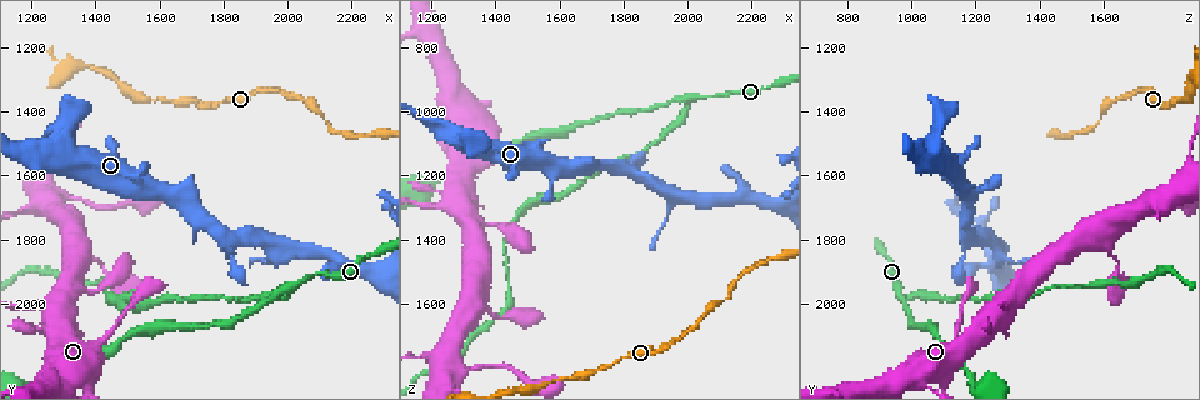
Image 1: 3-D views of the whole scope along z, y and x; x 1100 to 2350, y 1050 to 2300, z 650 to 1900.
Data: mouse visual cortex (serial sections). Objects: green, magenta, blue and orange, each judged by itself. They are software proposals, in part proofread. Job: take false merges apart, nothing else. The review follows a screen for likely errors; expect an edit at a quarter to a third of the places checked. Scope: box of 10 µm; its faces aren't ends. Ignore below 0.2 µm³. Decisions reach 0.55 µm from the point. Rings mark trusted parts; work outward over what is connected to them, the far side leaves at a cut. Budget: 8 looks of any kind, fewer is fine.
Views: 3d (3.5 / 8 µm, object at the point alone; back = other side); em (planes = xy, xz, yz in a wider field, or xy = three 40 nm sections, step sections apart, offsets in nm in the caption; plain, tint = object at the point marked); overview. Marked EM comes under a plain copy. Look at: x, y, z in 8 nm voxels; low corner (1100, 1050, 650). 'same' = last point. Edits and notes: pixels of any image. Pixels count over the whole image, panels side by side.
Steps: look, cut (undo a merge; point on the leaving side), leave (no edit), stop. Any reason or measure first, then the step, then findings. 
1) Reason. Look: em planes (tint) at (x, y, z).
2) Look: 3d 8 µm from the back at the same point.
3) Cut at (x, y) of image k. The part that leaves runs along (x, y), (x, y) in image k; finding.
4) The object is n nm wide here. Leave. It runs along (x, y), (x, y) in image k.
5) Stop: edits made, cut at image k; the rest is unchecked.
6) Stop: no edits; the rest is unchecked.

Look: 3d 3.5 µm at (1240, 2000, 1290).

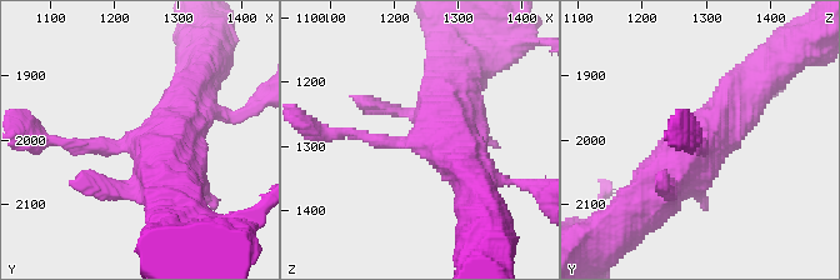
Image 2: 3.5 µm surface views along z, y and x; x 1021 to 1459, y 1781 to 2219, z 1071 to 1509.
Look: em xy step 5 (tint) at (1245, 2010, 1285).

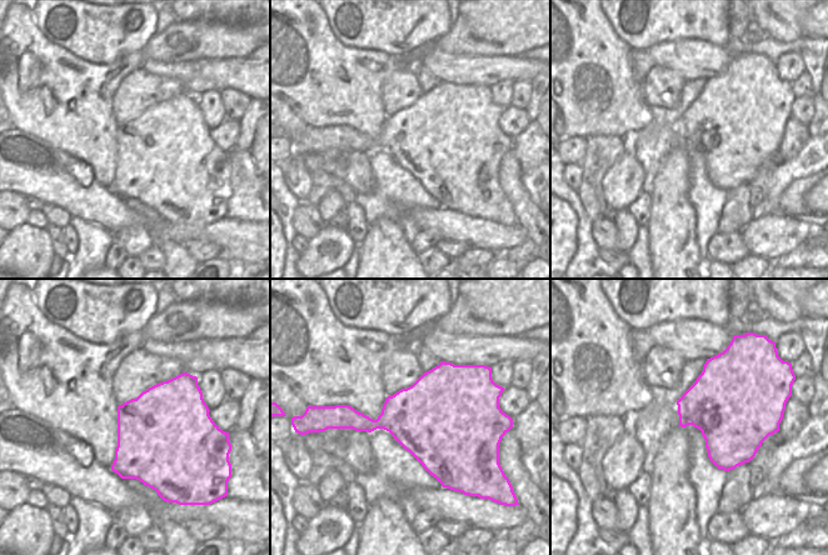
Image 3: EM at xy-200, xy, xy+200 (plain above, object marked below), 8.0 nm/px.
Leave. It runs along (638, 209), (753, 90) in image 2; all the same cell.

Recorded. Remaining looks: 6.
A fork. Look: 3d 3.5 µm at (2010, 1950, 960).

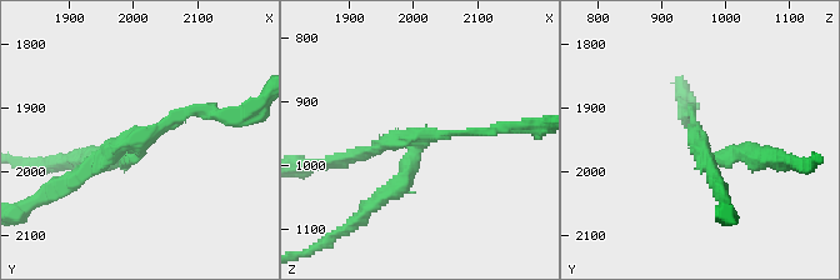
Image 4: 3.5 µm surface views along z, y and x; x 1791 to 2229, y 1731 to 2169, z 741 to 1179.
Shape alone is not enough. Look: em xy step 2 (tint) at (2020, 1955, 960).

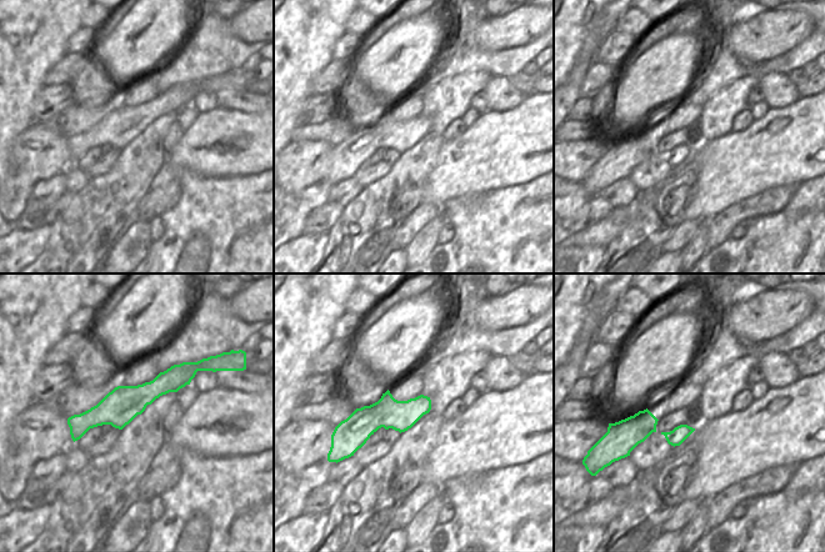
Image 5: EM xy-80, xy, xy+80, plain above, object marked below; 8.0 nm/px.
Cut at (405, 188) of image 4. The part that leaves runs along (419, 148), (404, 180), (338, 230) in image 4; a second cell is stuck on.

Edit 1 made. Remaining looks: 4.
Look: 3d 3.5 µm at (1300, 1660, 1810).

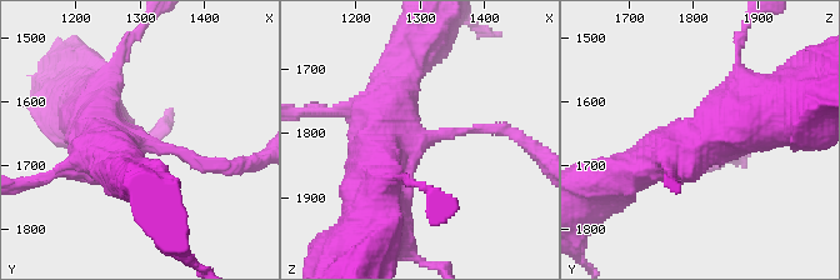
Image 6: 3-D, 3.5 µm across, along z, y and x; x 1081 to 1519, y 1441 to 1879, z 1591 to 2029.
Look: em planes (tint) at (1295, 1660, 1805).

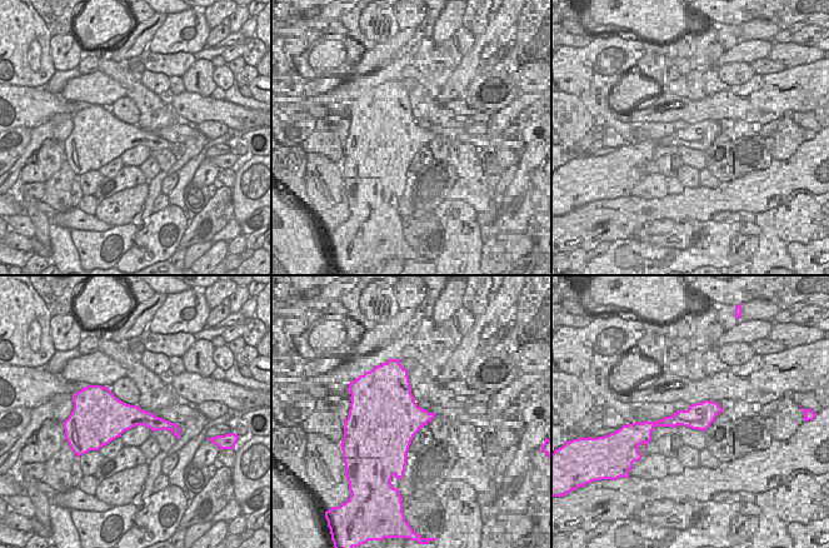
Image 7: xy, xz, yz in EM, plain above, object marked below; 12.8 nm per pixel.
Cut it another way. Look: em xy step 3 (tint) at the same point.

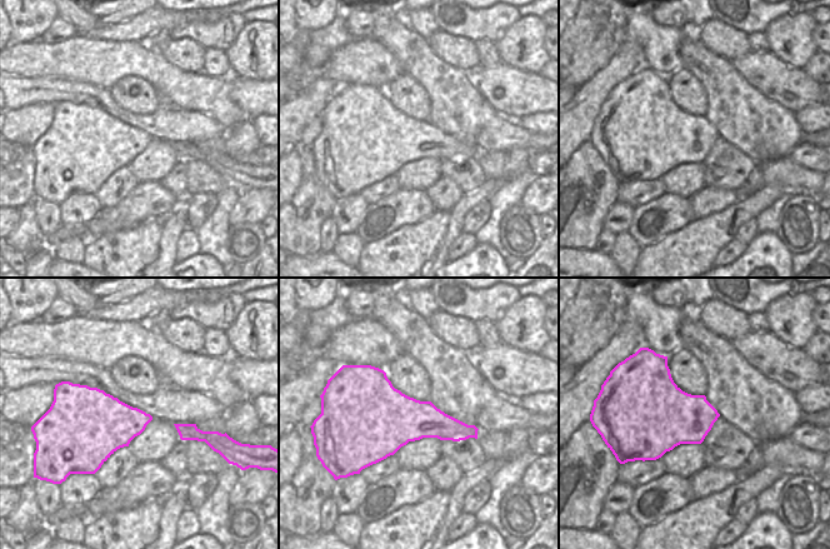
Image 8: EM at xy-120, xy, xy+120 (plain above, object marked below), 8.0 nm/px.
Leave. It runs along (628, 174), (710, 139), (740, 85) in image 6; all the same cell.

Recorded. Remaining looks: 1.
Stop: edits made, cut at image 4; the rest is unchecked.

